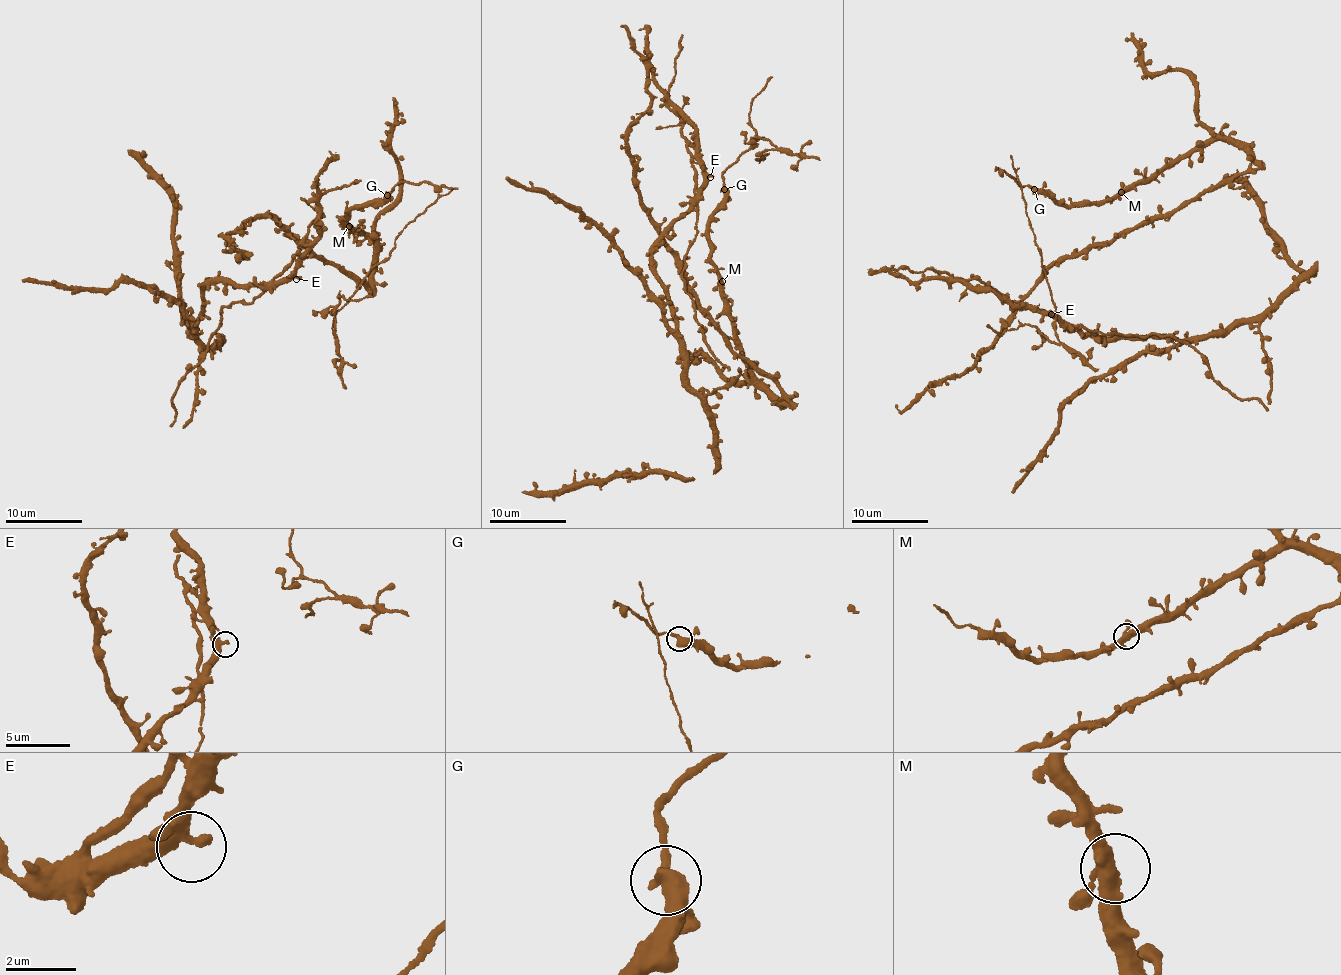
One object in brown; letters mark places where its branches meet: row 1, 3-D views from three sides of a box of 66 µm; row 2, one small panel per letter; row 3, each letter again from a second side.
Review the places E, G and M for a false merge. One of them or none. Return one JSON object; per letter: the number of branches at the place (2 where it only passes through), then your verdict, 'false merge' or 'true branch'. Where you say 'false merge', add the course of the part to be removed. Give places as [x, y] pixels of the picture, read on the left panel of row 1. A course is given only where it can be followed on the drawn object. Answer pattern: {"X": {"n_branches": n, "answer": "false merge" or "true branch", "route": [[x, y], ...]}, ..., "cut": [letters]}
{"E": {"n_branches": 3, "answer": "true branch"}, "G": {"n_branches": 3, "answer": "false merge", "route": [[388, 196], [403, 182], [424, 180], [453, 189]]}, "M": {"n_branches": 3, "answer": "true branch"}, "cut": ["G"]}

